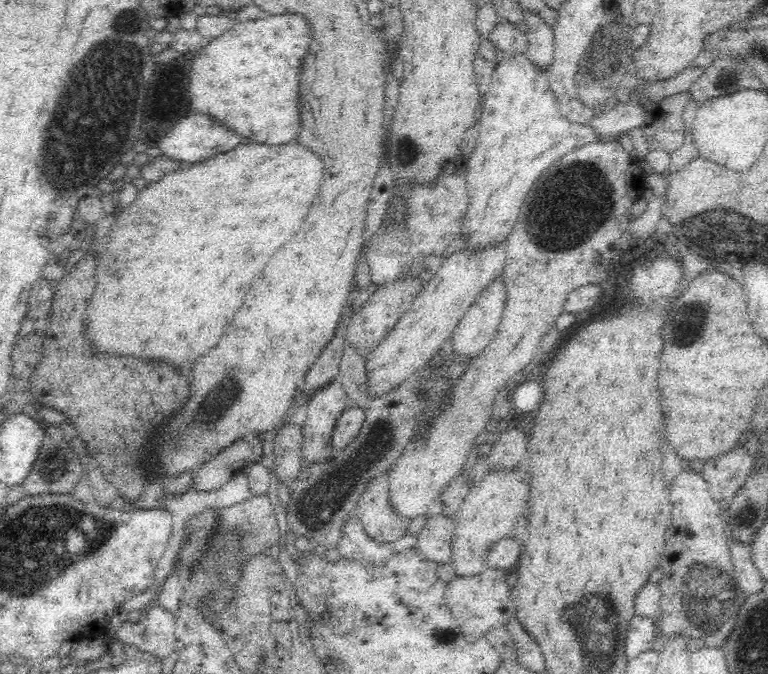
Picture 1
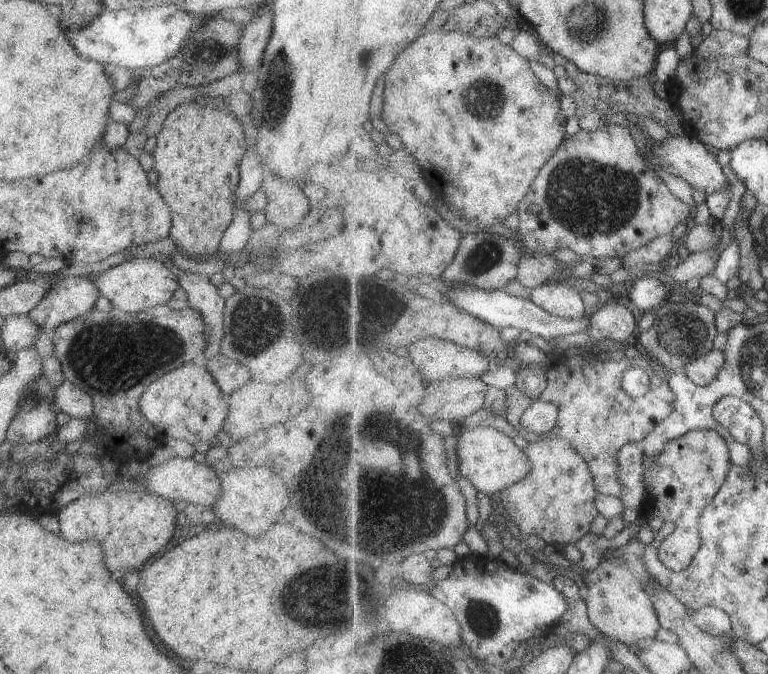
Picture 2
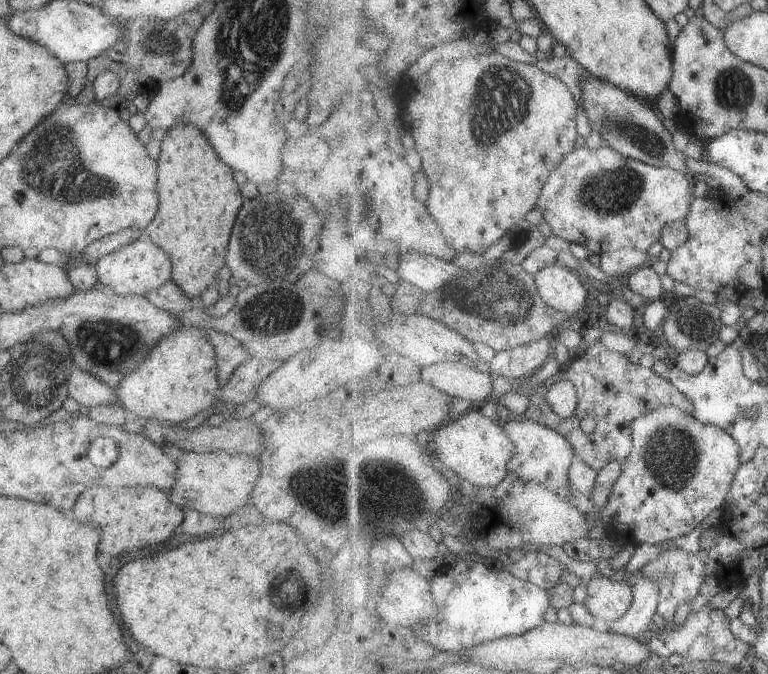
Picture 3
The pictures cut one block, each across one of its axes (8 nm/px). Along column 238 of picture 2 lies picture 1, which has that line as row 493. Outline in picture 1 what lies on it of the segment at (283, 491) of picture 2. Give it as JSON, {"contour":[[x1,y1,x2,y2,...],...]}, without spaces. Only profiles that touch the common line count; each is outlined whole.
{"contour":[[516,467,510,470,489,470,482,480,474,482,452,518,455,531,449,568,453,574,472,576,489,568,487,555,491,545,495,544,500,536,506,536,512,530,512,526,518,522,518,516,524,512,528,494,530,486,518,478]]}

